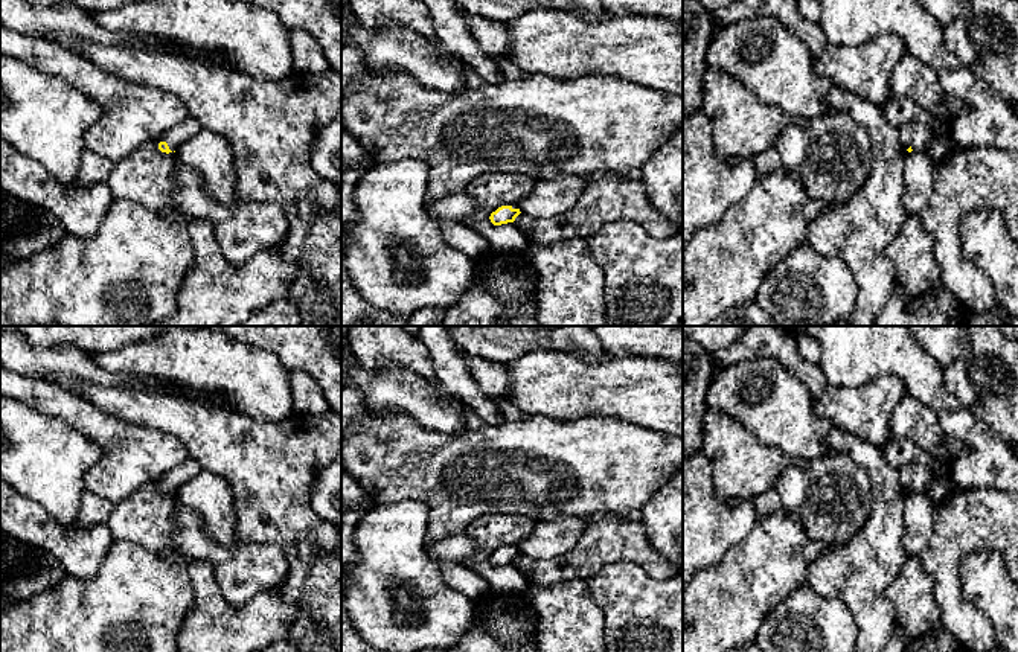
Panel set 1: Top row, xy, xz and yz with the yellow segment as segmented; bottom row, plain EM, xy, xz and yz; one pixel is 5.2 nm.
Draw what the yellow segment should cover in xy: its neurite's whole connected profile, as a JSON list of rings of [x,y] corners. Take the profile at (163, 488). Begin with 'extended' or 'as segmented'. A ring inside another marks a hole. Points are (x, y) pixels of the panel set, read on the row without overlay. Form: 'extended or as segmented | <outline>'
extended | [[[187,462],[183,466],[178,466],[172,471],[169,471],[168,474],[165,474],[158,481],[158,491],[162,494],[174,494],[177,492],[177,489],[183,484],[190,481],[192,478],[195,478],[198,474],[201,472],[201,468],[194,463],[194,462]]]

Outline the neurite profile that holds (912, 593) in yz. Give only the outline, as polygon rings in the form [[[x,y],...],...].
[[[917,556],[907,559],[890,583],[887,599],[896,609],[898,628],[910,641],[933,637],[942,625],[934,579],[925,571]]]

